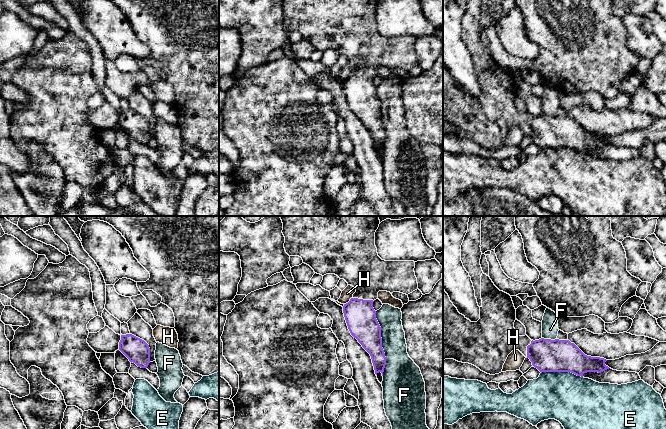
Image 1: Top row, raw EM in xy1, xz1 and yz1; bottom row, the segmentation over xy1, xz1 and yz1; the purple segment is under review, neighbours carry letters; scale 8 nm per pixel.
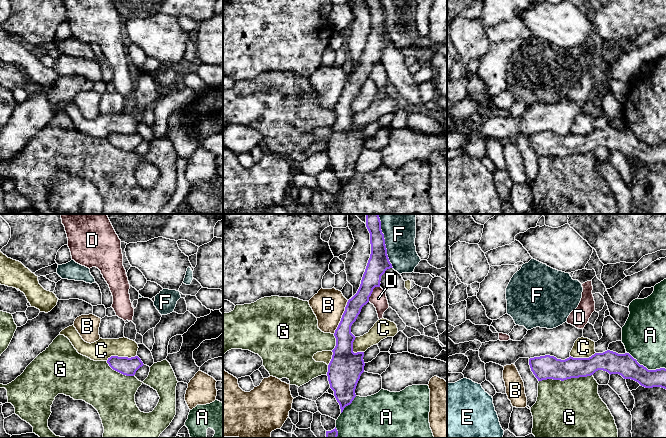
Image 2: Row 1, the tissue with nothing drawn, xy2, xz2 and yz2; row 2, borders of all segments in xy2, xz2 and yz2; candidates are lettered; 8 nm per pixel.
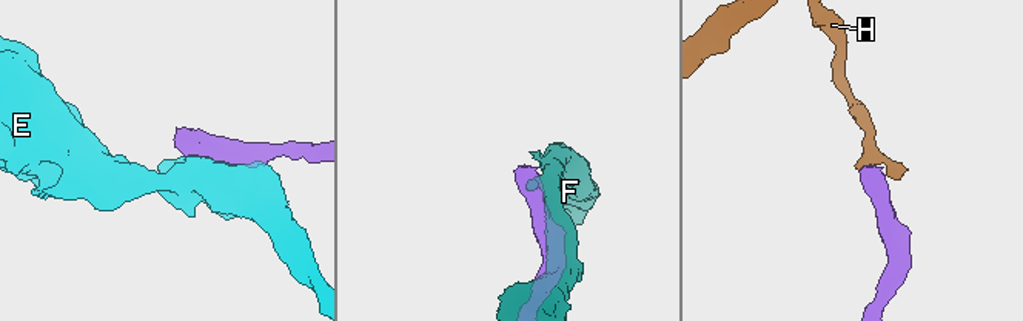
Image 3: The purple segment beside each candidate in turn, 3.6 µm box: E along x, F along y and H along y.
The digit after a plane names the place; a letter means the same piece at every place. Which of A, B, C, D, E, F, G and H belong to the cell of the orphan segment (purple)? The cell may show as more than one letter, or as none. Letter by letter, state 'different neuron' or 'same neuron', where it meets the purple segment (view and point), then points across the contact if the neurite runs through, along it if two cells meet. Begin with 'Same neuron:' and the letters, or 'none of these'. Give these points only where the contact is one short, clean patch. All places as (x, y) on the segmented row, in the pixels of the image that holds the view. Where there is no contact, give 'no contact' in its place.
Same neuron: none of these
A: different neuron; contact yz2 (645, 367)
B: different neuron; contact xz2 (342, 317)
C: different neuron; contact xy2 (121, 357); border xy2 (136, 355), (130, 357), (110, 356), (106, 360)
D: different neuron; contact xz2 (372, 291); border xz2 (379, 286), (373, 289), (368, 301)
E: different neuron; contact yz1 (562, 371)
F: different neuron; contact xz1 (381, 343)
G: different neuron; contact yz2 (565, 379)
H: different neuron; contact xz1 (349, 301); border xz1 (352, 297), (344, 304)

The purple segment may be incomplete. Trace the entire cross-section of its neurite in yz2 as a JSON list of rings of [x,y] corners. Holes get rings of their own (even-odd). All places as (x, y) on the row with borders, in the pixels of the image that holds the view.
[[[607,350],[595,353],[589,358],[569,357],[565,360],[545,355],[529,359],[531,371],[538,381],[553,379],[567,380],[587,377],[598,370],[619,374],[624,379],[638,382],[645,388],[661,387],[666,389],[666,369],[648,370],[640,365],[629,353],[618,354]]]

